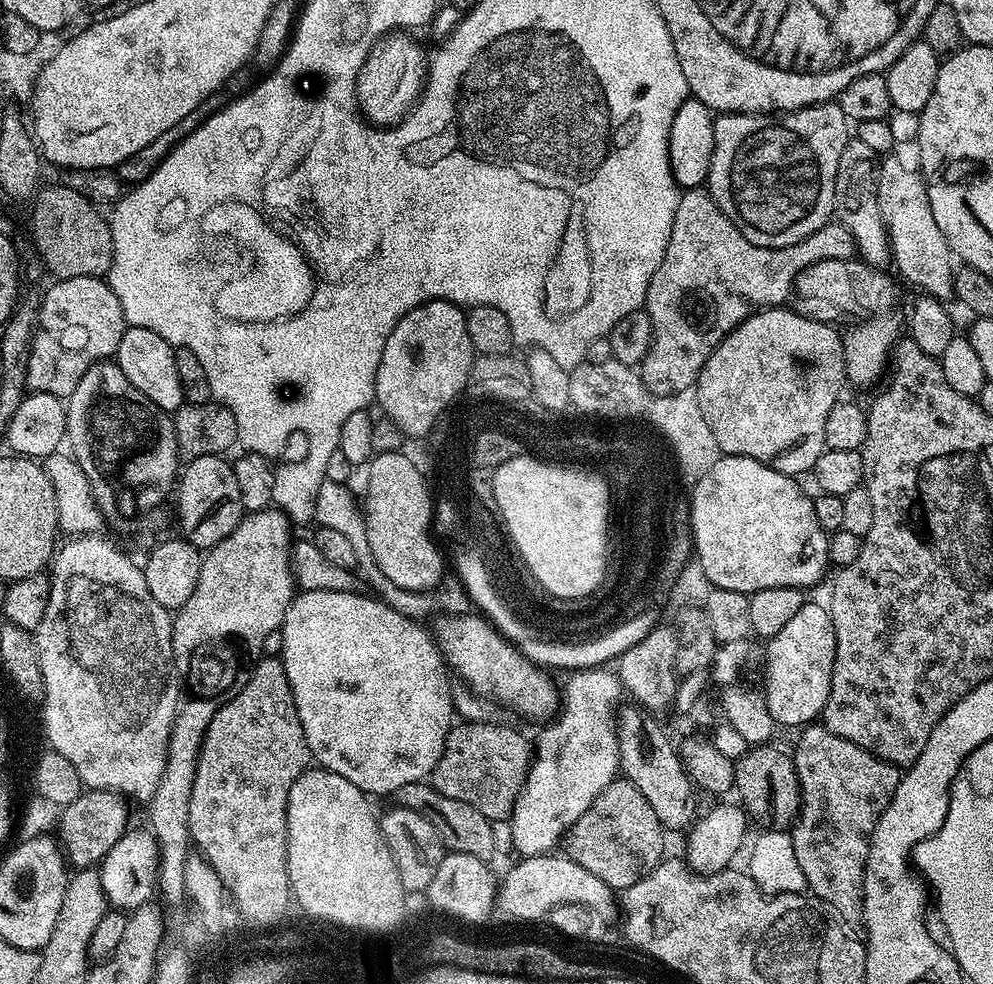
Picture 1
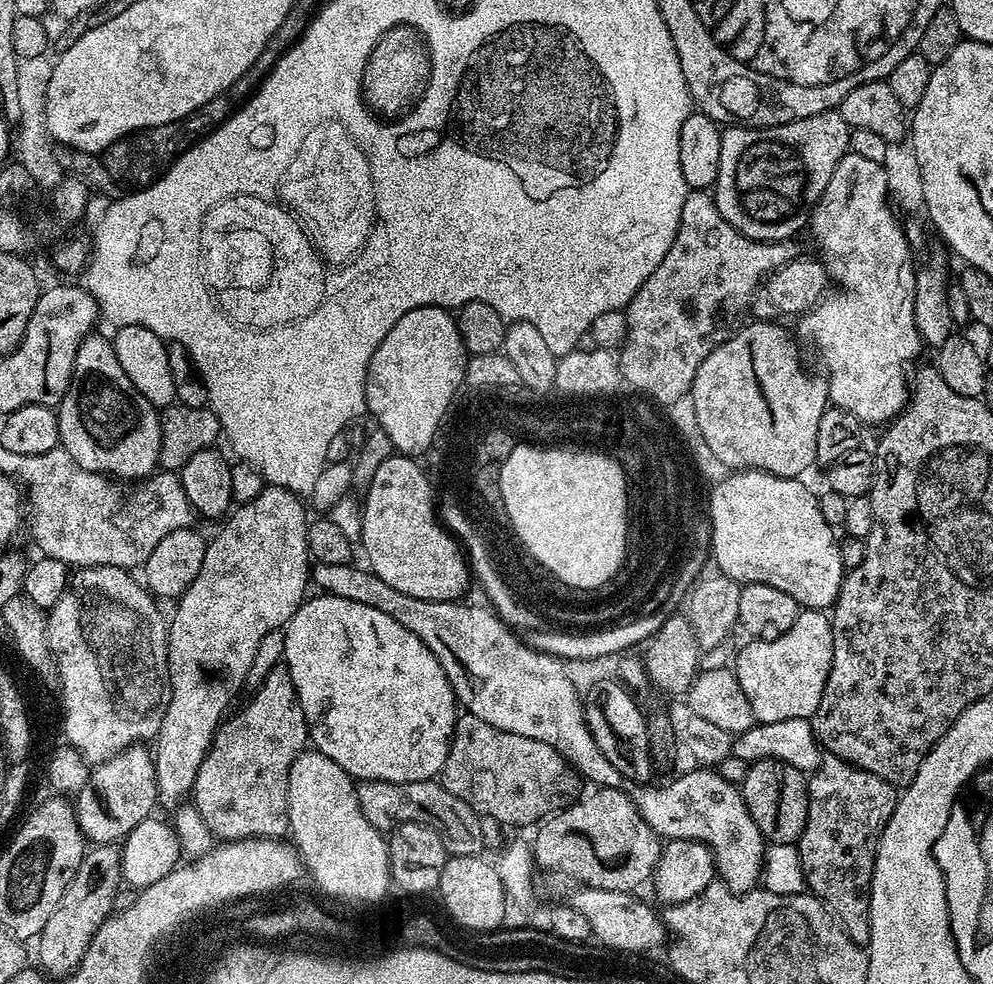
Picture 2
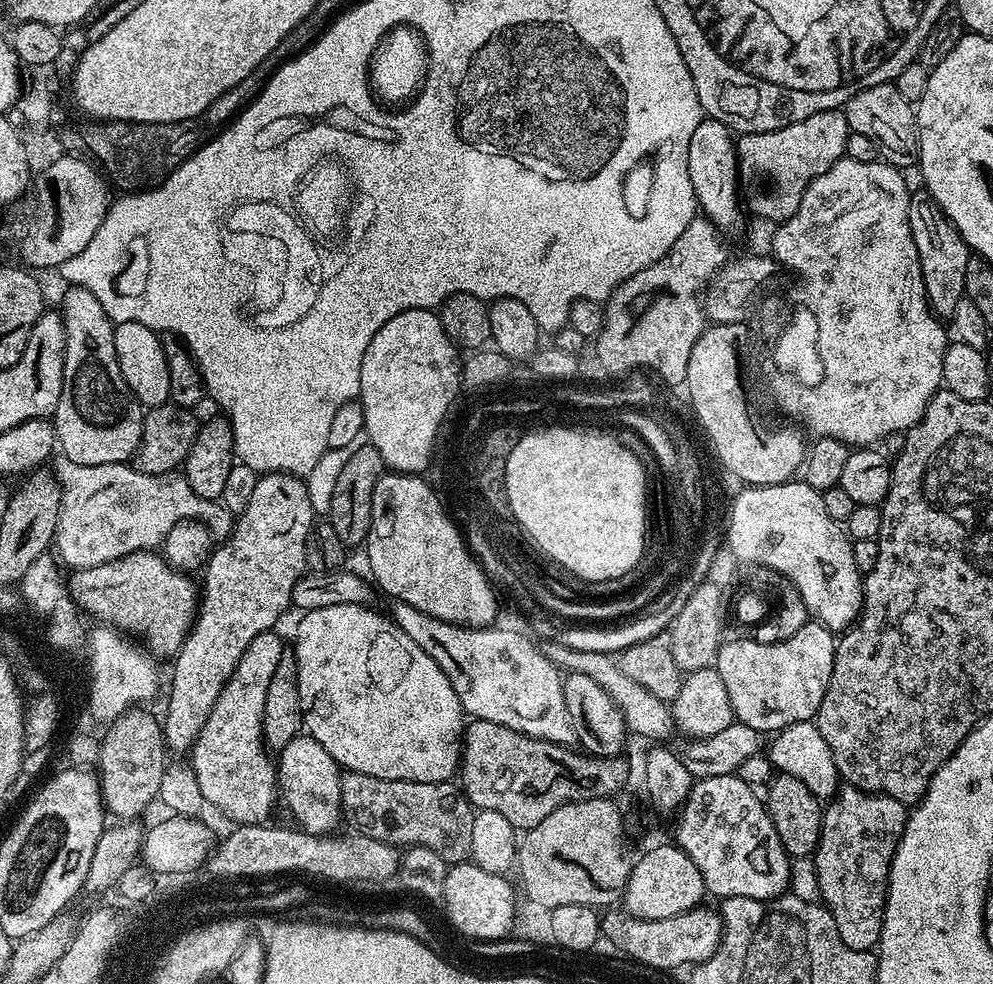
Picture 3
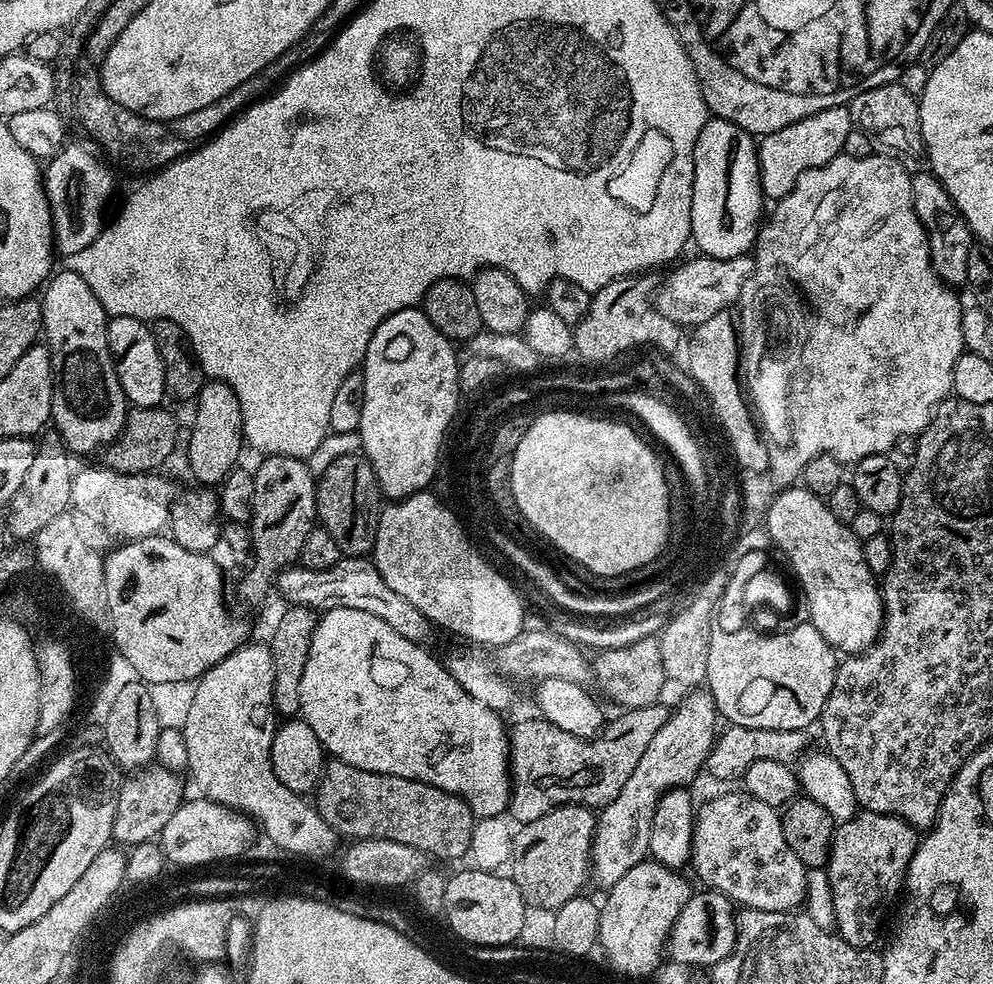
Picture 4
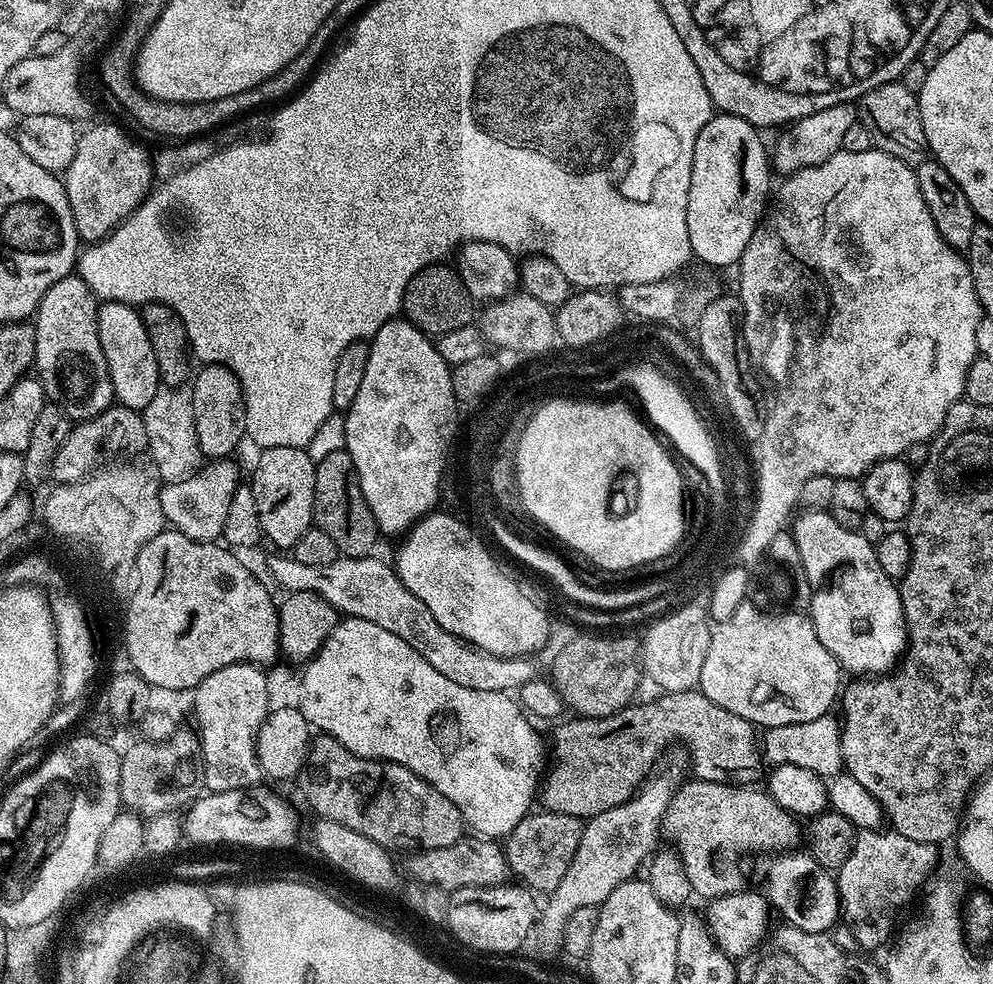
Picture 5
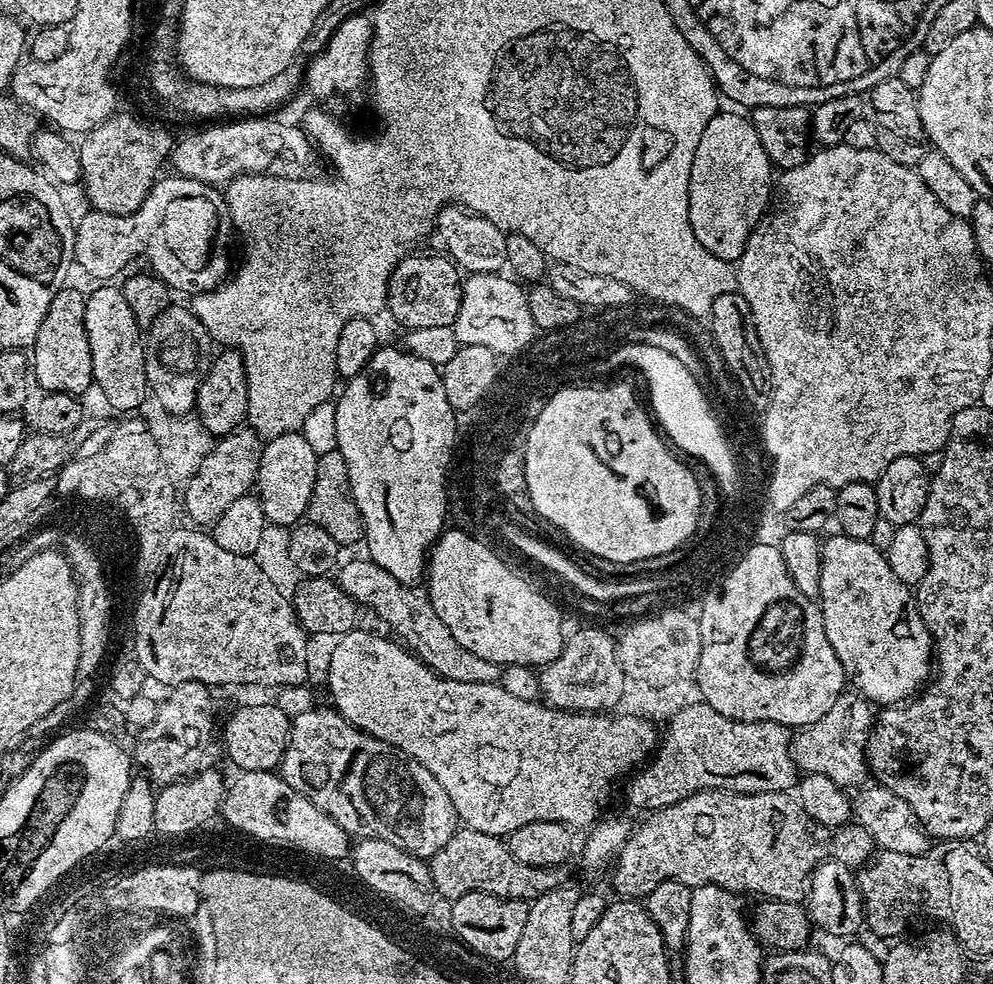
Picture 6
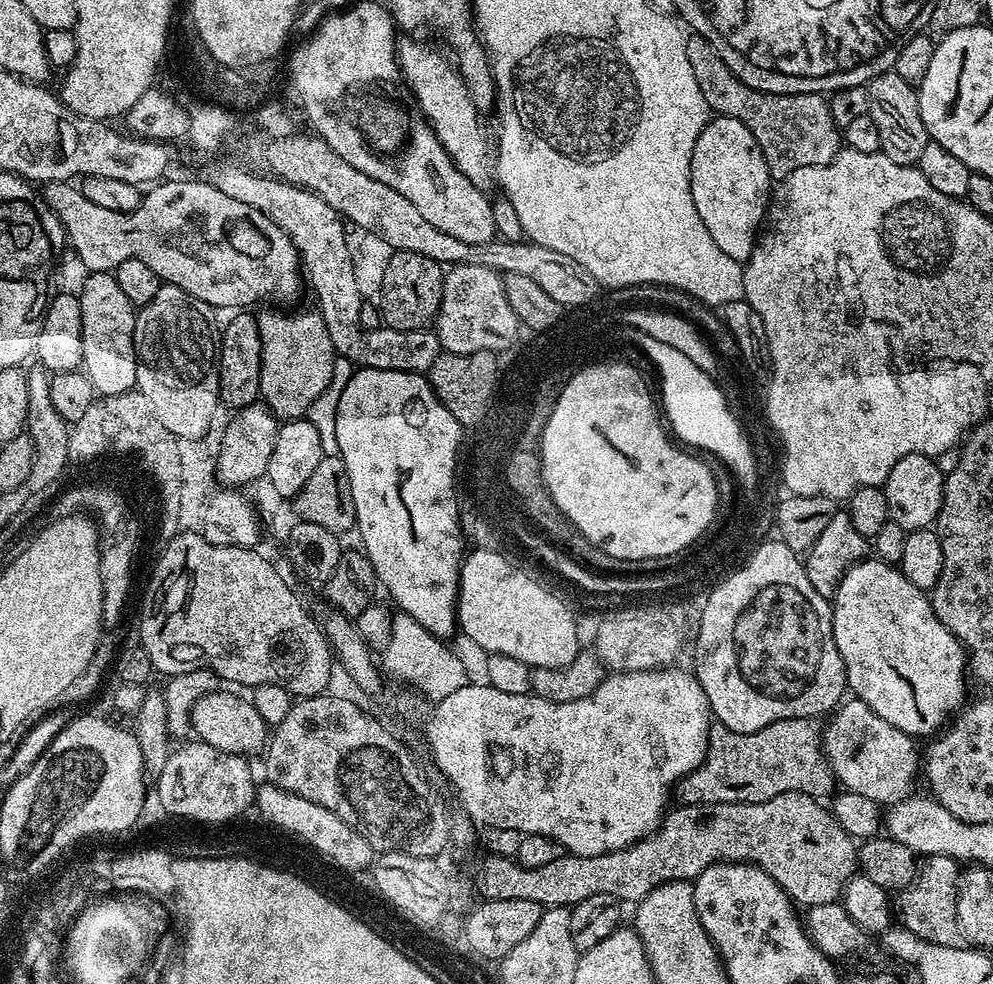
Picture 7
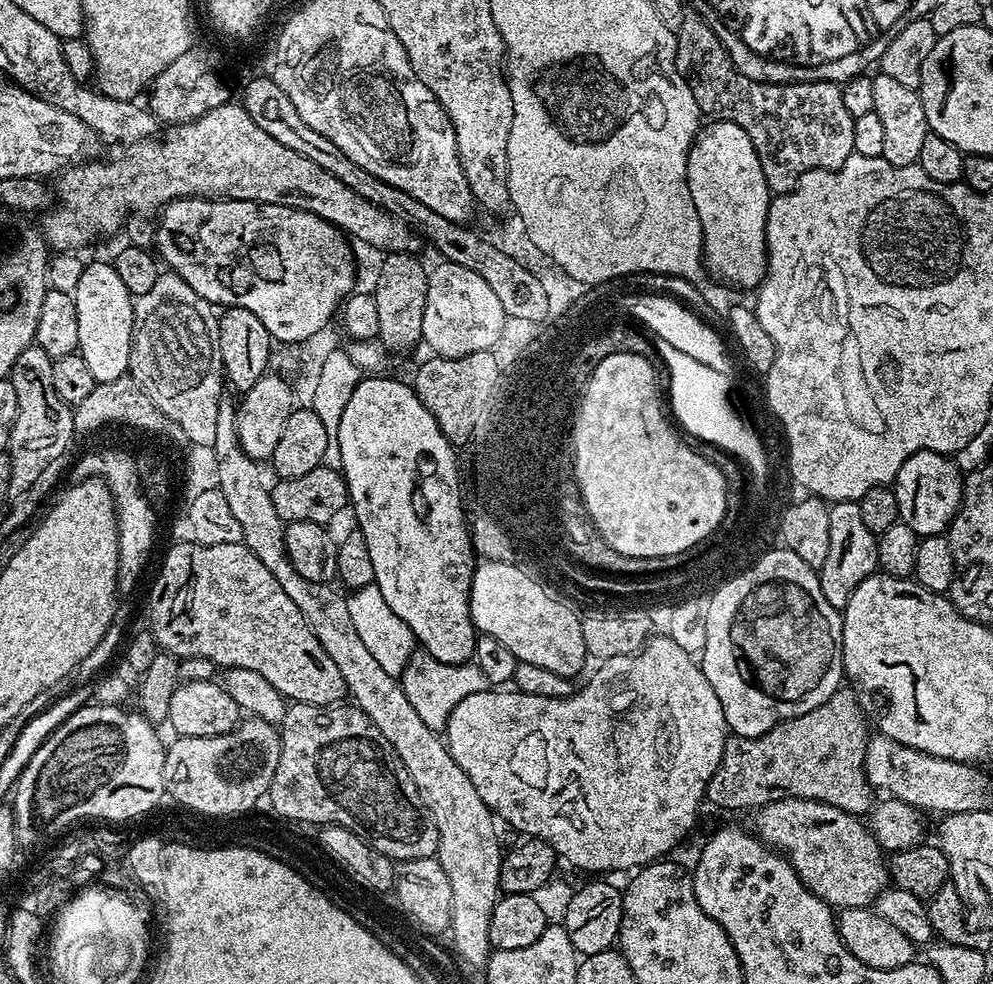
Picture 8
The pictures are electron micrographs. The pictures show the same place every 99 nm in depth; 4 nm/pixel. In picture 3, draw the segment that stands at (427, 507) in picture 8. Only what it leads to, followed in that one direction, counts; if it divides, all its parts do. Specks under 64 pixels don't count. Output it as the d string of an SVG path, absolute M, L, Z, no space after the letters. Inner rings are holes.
M426 308L406 310L366 344L360 375L360 404L364 408L364 428L370 434L370 444L382 454L385 469L397 472L400 468L420 468L428 460L428 444L436 432L436 420L440 420L447 407L457 403L456 392L461 391L462 356L446 334L439 315Z

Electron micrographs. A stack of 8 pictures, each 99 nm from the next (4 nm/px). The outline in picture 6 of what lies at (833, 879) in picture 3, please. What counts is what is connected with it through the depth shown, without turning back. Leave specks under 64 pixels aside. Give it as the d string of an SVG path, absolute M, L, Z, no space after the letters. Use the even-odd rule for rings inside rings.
M880 850L859 869L856 884L860 887L864 899L864 922L869 931L885 938L900 938L915 920L942 920L942 922L950 920L949 875L946 874L946 867L943 866L941 857L932 855L894 854Z

